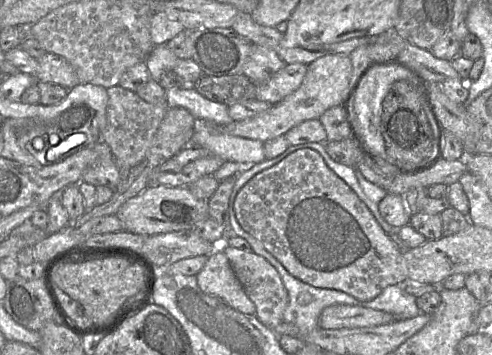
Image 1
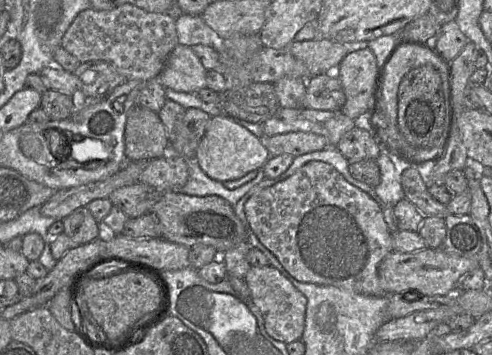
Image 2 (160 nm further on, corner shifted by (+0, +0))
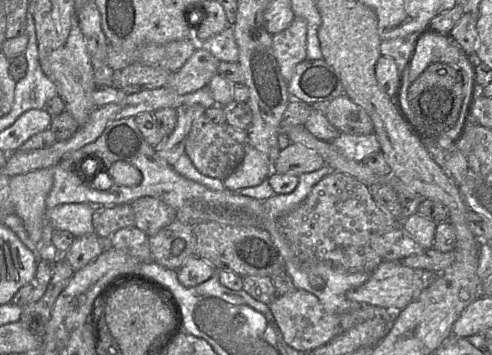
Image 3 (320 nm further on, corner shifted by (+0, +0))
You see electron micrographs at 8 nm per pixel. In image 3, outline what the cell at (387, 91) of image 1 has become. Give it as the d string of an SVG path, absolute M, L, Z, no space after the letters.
M431 30L419 33L415 50L394 98L402 116L421 138L437 138L453 129L459 120L463 105L463 90L469 80L475 80L474 57L466 54L448 33Z

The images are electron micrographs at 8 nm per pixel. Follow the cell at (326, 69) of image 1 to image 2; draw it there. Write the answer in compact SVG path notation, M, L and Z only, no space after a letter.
M360 49L346 55L335 70L341 82L346 102L341 112L353 120L367 117L372 107L379 102L381 69L374 53Z

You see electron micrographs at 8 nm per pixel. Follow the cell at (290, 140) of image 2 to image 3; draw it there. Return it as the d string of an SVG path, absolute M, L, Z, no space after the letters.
M291 143L279 153L273 167L274 172L300 176L319 170L326 163L314 150L301 144Z

